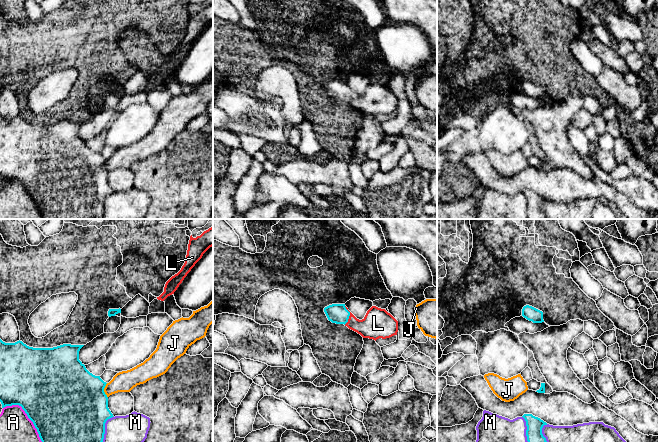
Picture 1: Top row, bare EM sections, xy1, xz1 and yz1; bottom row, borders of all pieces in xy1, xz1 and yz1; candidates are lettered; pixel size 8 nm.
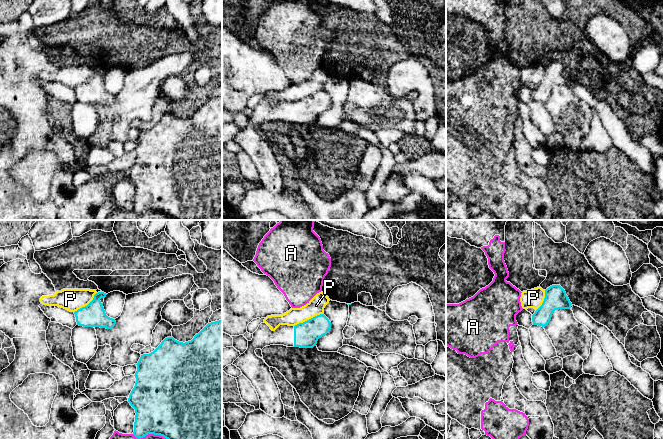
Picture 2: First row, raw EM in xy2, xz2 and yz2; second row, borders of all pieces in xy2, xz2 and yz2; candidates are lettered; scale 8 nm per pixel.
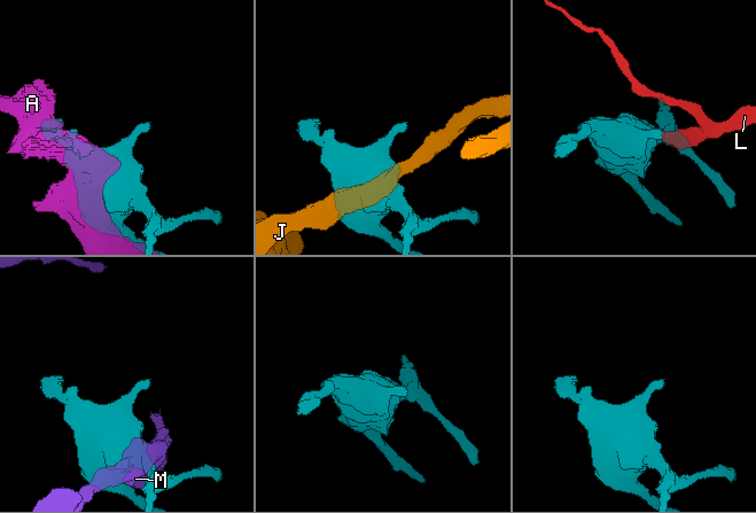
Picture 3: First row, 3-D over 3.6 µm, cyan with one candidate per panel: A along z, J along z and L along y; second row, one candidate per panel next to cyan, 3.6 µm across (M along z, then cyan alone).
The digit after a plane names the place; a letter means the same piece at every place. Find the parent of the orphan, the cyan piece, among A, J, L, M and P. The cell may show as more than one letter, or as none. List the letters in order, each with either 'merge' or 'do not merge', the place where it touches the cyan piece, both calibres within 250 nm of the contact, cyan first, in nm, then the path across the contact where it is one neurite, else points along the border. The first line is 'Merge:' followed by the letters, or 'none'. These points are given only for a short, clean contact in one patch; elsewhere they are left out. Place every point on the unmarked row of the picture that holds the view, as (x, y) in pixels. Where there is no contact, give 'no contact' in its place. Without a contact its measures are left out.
Merge: L
A: do not merge; meets cyan in xy1 at (27, 191); 500 nm thick on the cyan side, 320 nm on the other
J: do not merge; meets cyan in xy1 at (103, 166); 500 nm thick on the cyan side, 170 nm on the other
L: merge; meets cyan in xz1 at (349, 91); 160 nm thick on the cyan side, 240 nm on the other; runs through xz1 (336, 89), (349, 91), (357, 99), (378, 99)
M: do not merge; meets cyan in xy1 at (104, 204); 500 nm thick on the cyan side, 320 nm on the other
P: do not merge; meets cyan in xz2 at (309, 95); 200 nm thick on the cyan side, 140 nm on the other; border along xz2 (322, 89), (299, 98), (294, 102)

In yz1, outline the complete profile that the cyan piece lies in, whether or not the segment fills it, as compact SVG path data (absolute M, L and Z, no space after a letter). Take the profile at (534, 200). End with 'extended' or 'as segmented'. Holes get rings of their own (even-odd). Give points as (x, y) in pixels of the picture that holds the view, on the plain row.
M524 190L522 193L526 197L528 219L547 219L546 214L542 210L542 204L547 199L532 190Z | as segmented

